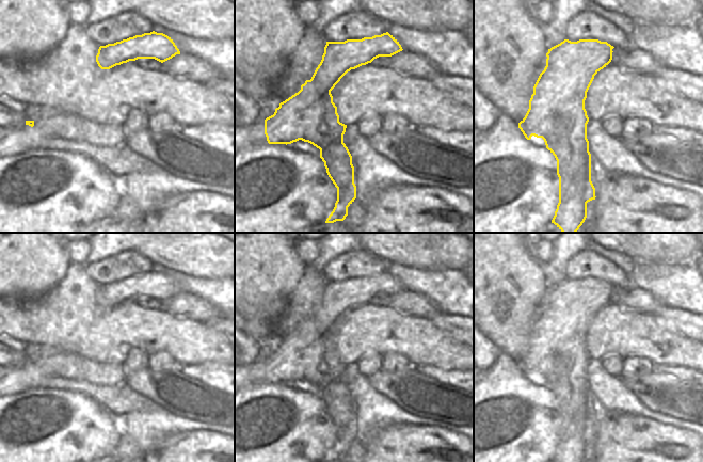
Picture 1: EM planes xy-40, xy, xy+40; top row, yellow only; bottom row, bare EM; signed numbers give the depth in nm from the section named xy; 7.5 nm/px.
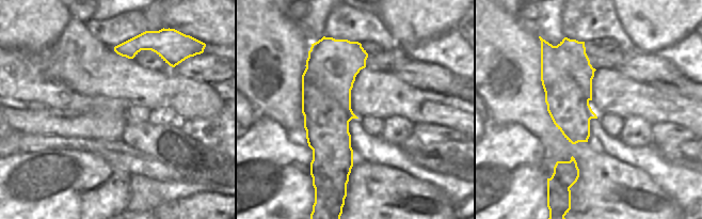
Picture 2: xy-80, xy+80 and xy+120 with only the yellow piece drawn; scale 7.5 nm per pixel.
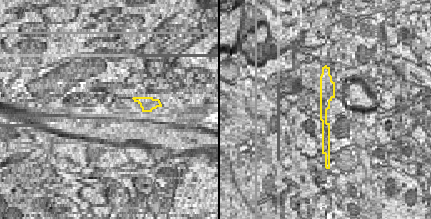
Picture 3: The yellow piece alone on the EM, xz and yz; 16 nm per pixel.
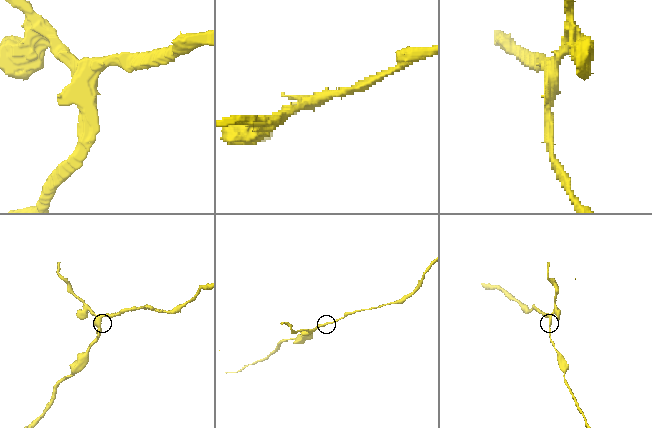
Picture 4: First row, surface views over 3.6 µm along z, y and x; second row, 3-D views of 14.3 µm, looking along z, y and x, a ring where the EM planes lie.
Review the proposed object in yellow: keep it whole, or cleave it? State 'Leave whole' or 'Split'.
Split.

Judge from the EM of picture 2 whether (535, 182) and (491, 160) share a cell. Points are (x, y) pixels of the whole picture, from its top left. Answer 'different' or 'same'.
same

